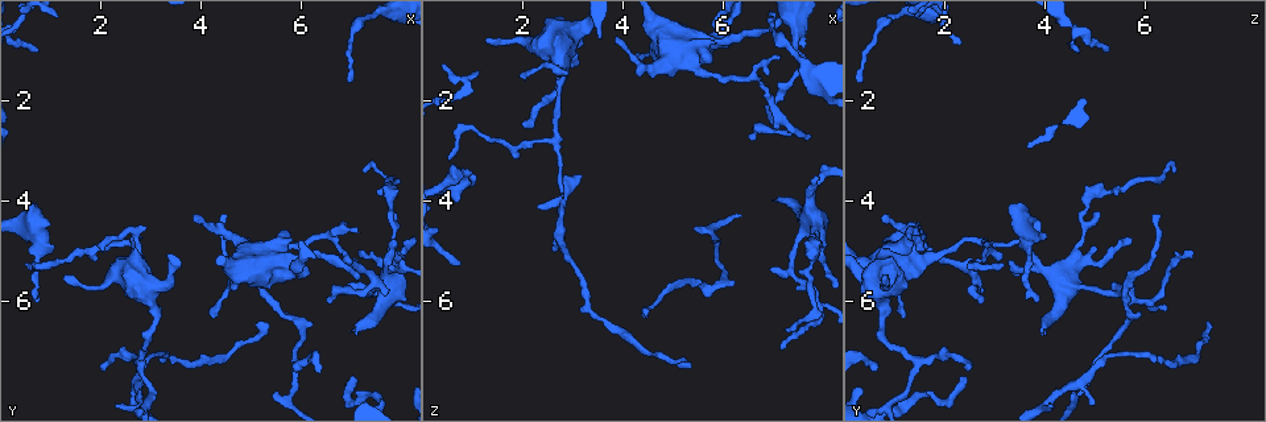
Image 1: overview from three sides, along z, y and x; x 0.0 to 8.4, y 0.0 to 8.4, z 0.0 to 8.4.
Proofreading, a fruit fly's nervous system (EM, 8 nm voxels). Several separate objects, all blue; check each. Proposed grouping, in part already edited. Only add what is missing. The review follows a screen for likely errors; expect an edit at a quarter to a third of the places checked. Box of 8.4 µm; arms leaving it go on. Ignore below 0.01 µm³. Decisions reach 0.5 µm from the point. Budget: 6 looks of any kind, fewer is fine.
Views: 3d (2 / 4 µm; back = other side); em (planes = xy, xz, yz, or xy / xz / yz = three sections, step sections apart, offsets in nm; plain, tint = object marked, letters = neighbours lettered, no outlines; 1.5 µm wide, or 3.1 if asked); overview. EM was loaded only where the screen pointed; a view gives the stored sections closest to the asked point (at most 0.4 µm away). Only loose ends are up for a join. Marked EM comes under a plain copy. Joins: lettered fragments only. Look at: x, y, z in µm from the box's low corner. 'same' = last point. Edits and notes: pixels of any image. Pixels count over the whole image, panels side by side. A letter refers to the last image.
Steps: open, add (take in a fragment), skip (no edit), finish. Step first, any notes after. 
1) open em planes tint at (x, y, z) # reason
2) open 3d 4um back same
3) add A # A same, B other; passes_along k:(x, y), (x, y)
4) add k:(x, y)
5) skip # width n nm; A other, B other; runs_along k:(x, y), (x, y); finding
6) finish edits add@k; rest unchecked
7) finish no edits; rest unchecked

open em planes letters at (7.00, 6.55, 4.00) # an open end

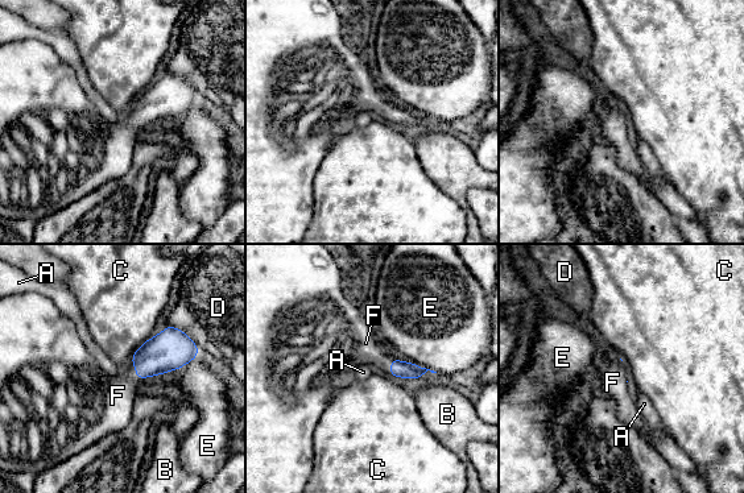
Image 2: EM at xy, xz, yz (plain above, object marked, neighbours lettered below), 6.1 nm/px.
add F # A other, B other, C other, D other, E other, F same; it goes on there

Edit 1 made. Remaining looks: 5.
open em yz step 4 tint at (5.30, 6.45, 7.30) # thin end

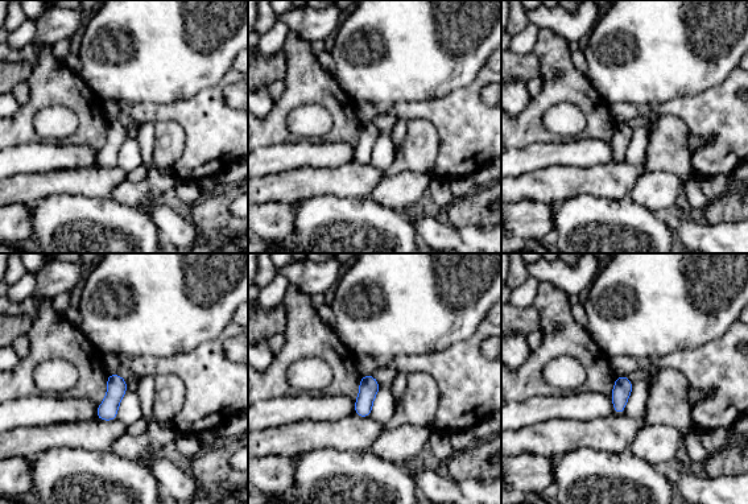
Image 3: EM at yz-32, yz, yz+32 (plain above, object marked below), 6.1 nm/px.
open em planes letters same

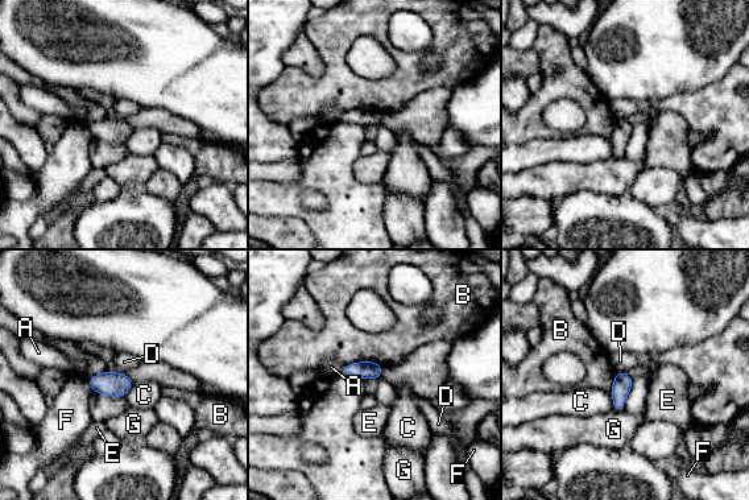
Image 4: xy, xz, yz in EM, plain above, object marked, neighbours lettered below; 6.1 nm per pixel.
skip # width 110 nm; A other, B other, C other, D other, E other, F other, G other; no lettered fragment goes on from it

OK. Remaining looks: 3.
open 3d 2um at (0.75, 6.05, 3.80) # an open end

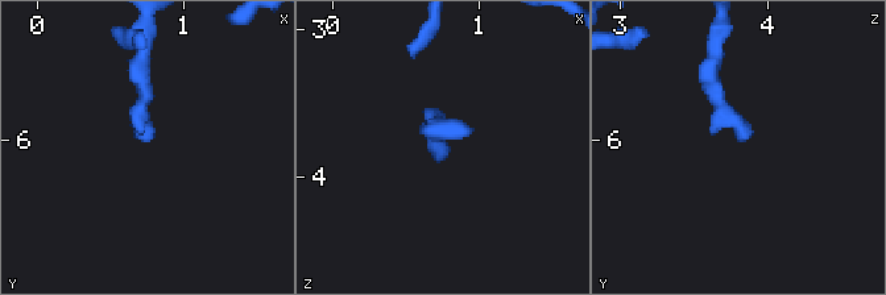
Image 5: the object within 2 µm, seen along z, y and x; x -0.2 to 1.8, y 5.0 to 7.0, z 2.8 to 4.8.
open em planes letters at (0.76, 6.04, 3.82)

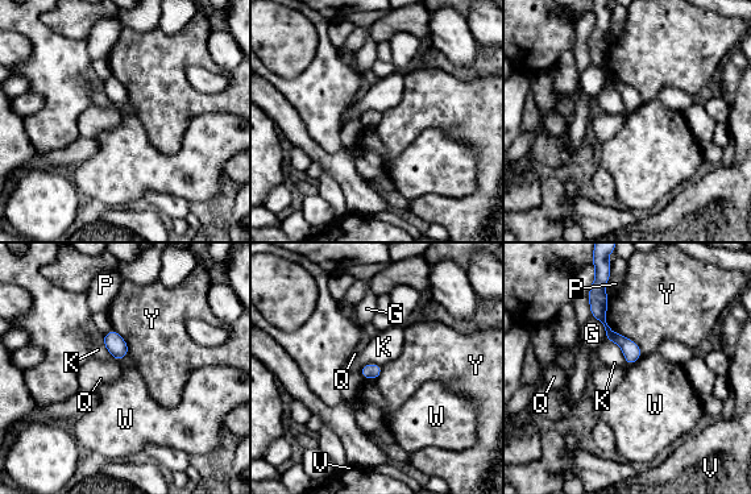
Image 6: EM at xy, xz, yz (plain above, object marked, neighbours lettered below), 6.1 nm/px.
skip # G other, K other, P other, Q other, V other, W other, Y other; runs_along 6:(602, 295), (602, 320), (629, 361); none of them fits

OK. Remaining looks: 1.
finish edits add@2; rest unchecked

